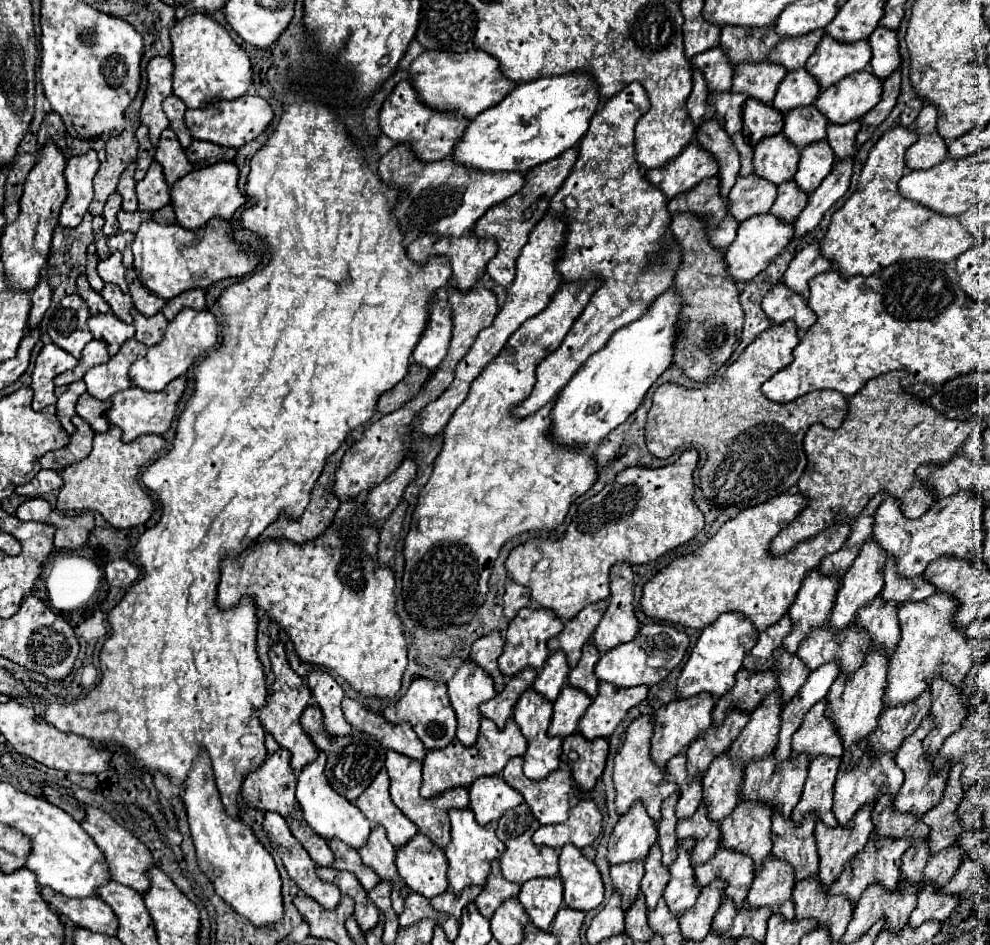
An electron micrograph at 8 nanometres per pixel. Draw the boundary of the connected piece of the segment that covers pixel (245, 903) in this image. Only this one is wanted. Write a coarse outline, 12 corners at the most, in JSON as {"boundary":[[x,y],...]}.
{"boundary":[[206,754],[184,804],[198,868],[256,928],[284,918],[274,858],[224,812]]}

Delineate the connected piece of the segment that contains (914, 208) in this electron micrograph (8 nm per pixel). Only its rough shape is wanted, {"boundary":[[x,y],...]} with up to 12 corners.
{"boundary":[[888,130],[820,252],[842,278],[952,262],[974,236],[898,194],[916,132]]}

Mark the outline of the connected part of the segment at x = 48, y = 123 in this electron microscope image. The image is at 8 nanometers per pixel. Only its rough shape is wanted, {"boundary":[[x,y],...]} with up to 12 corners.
{"boundary":[[48,112],[38,130],[38,146],[42,148],[48,138],[62,142],[62,118]]}

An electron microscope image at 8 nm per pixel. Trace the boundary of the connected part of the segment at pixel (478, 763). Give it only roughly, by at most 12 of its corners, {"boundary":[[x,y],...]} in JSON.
{"boundary":[[482,718],[476,746],[426,752],[420,796],[470,788],[526,752],[514,720]]}

